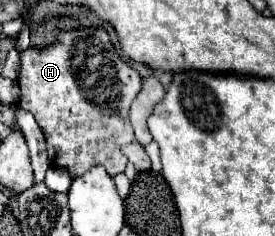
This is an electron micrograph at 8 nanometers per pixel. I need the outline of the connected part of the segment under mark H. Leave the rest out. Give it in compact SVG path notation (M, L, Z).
M79 28L59 32L57 44L43 50L21 52L19 106L29 110L45 134L53 166L69 170L71 178L101 164L109 176L125 170L127 158L121 146L135 140L129 122L129 106L141 90L141 76L115 52L103 28Z

